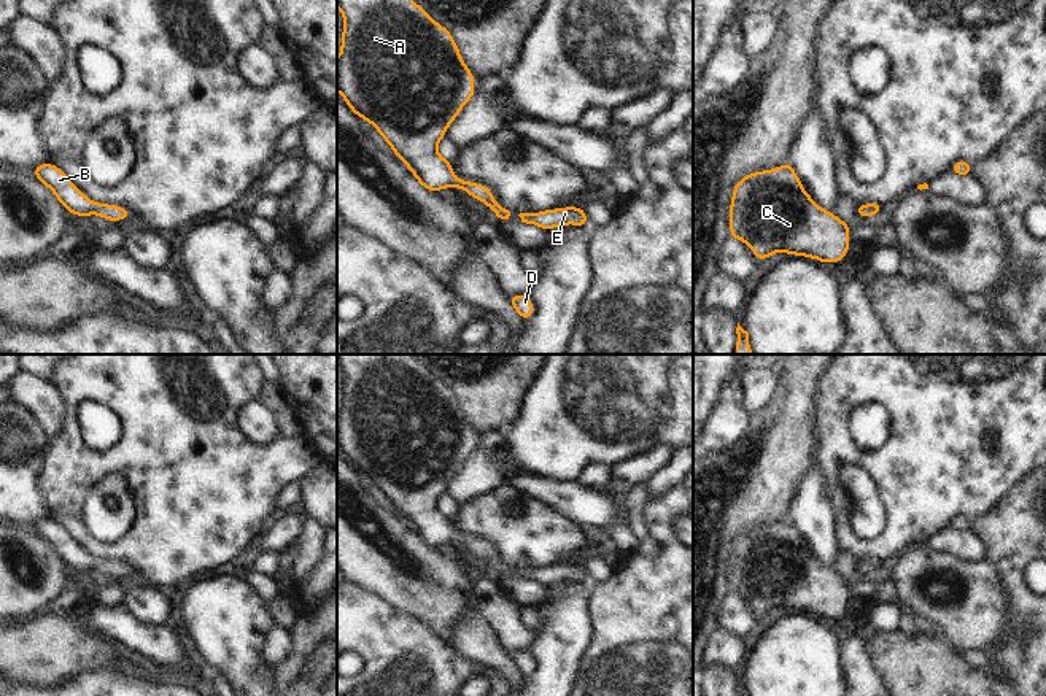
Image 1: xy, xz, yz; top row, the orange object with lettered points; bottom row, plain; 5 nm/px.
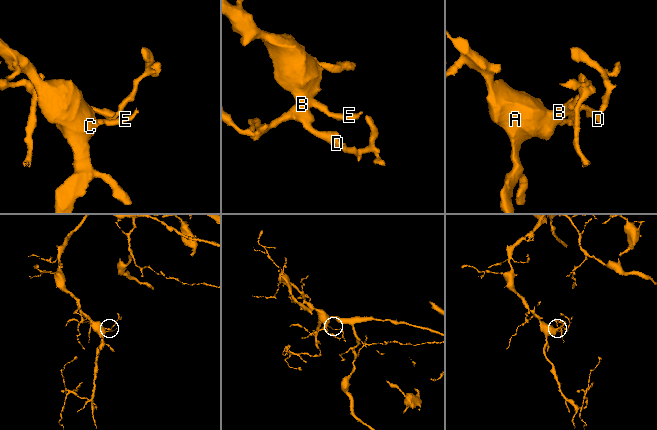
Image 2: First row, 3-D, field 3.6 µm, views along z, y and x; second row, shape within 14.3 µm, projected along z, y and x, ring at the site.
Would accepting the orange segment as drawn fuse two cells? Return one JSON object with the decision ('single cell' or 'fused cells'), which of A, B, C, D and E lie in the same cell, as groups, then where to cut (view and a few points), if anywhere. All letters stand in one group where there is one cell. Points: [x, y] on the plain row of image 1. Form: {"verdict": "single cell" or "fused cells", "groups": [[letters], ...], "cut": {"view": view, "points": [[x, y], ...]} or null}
{"verdict": "single cell", "groups": [["A", "B", "C", "D", "E"]], "cut": null}

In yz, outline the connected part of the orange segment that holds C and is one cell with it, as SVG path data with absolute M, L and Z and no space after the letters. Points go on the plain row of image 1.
M790 516L771 526L758 526L742 532L733 542L730 558L730 594L739 594L763 618L774 609L806 612L819 615L820 620L836 618L846 613L850 604L849 586L835 569L819 563L804 547Z

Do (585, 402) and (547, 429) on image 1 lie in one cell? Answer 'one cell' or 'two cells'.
one cell

